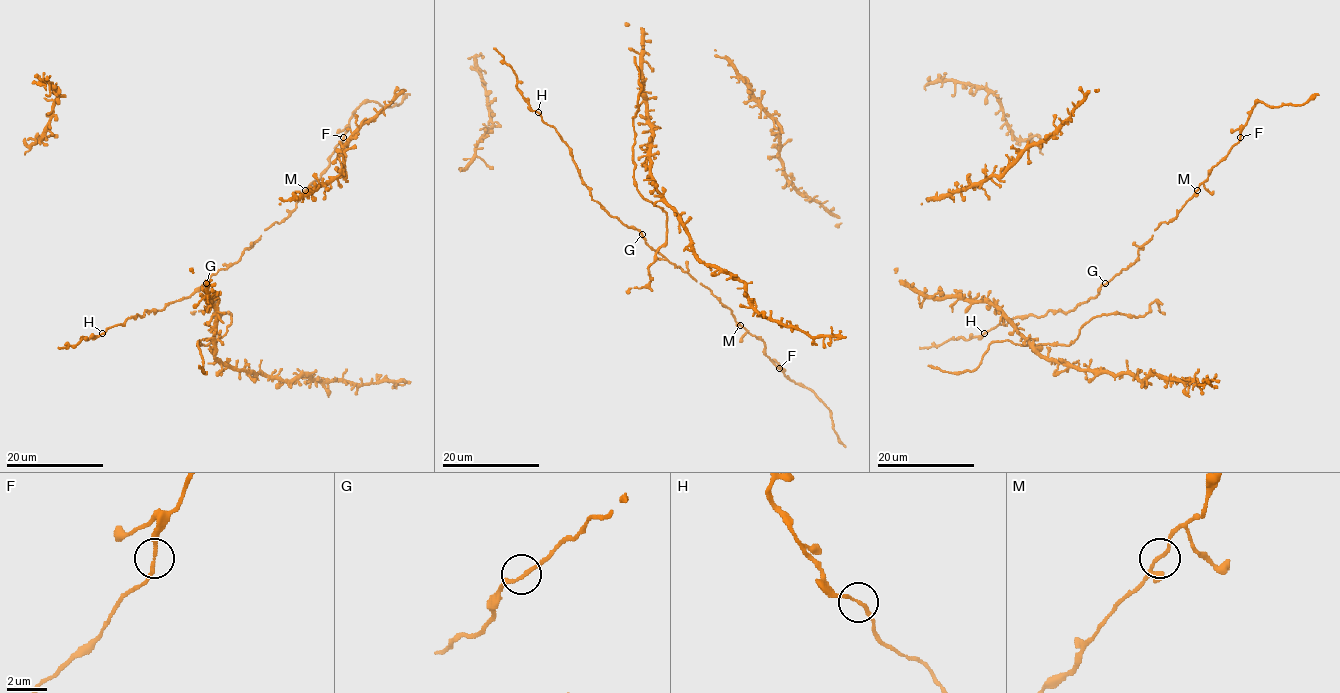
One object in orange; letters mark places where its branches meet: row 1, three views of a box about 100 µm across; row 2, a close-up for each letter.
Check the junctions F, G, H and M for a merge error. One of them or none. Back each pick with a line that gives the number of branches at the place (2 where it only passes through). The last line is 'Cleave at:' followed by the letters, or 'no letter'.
Cleave at: no letter

